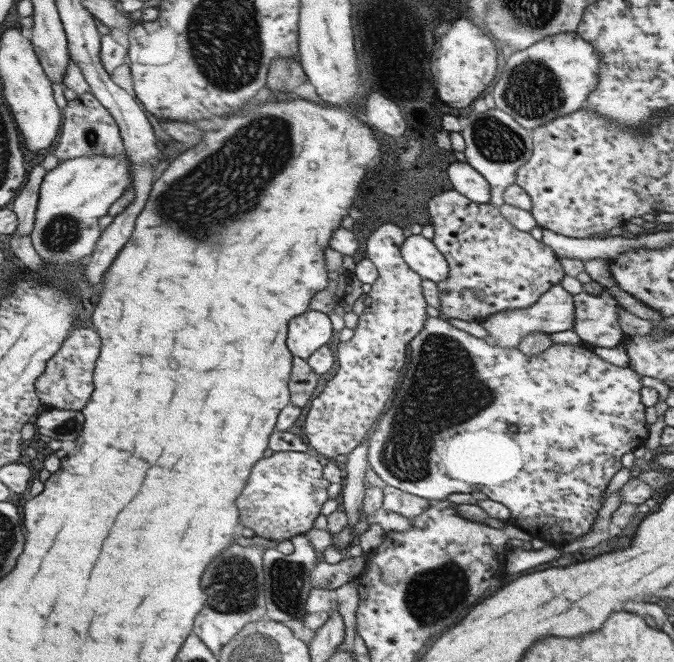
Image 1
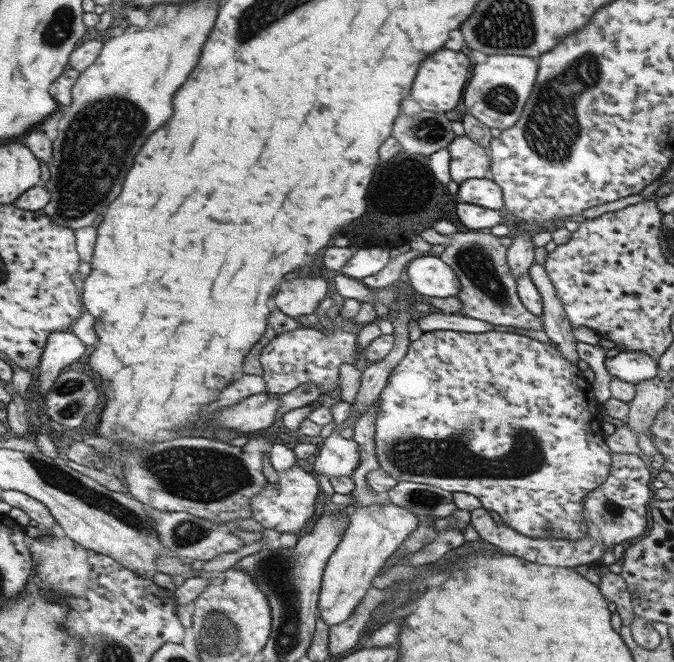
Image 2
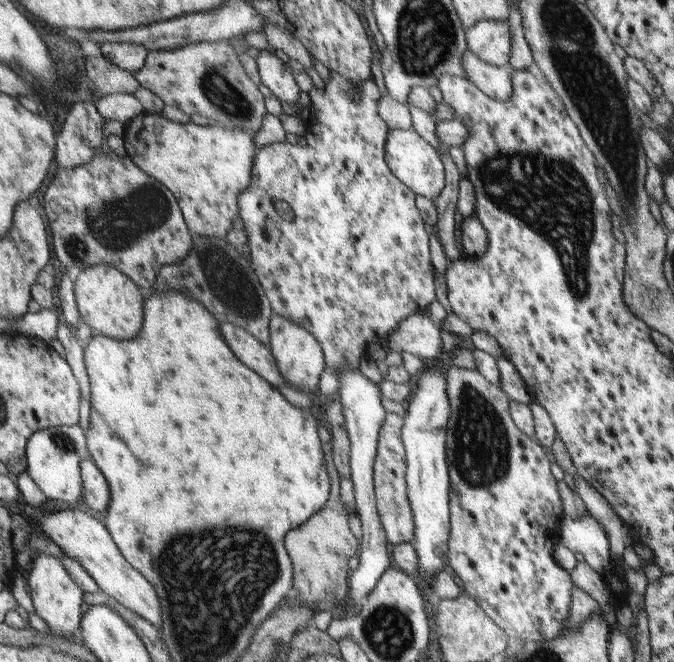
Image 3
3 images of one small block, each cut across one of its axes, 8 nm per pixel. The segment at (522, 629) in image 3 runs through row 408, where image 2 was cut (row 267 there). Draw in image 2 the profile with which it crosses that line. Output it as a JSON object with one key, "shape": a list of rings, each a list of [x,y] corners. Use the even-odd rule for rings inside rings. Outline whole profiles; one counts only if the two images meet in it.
{"shape":[[[432,228],[419,234],[429,244],[443,244],[440,259],[455,273],[460,284],[457,298],[461,308],[455,314],[482,320],[495,326],[512,326],[525,330],[541,330],[542,321],[523,306],[517,293],[516,280],[506,261],[506,247],[493,234],[455,232],[449,236],[437,234]]]}

